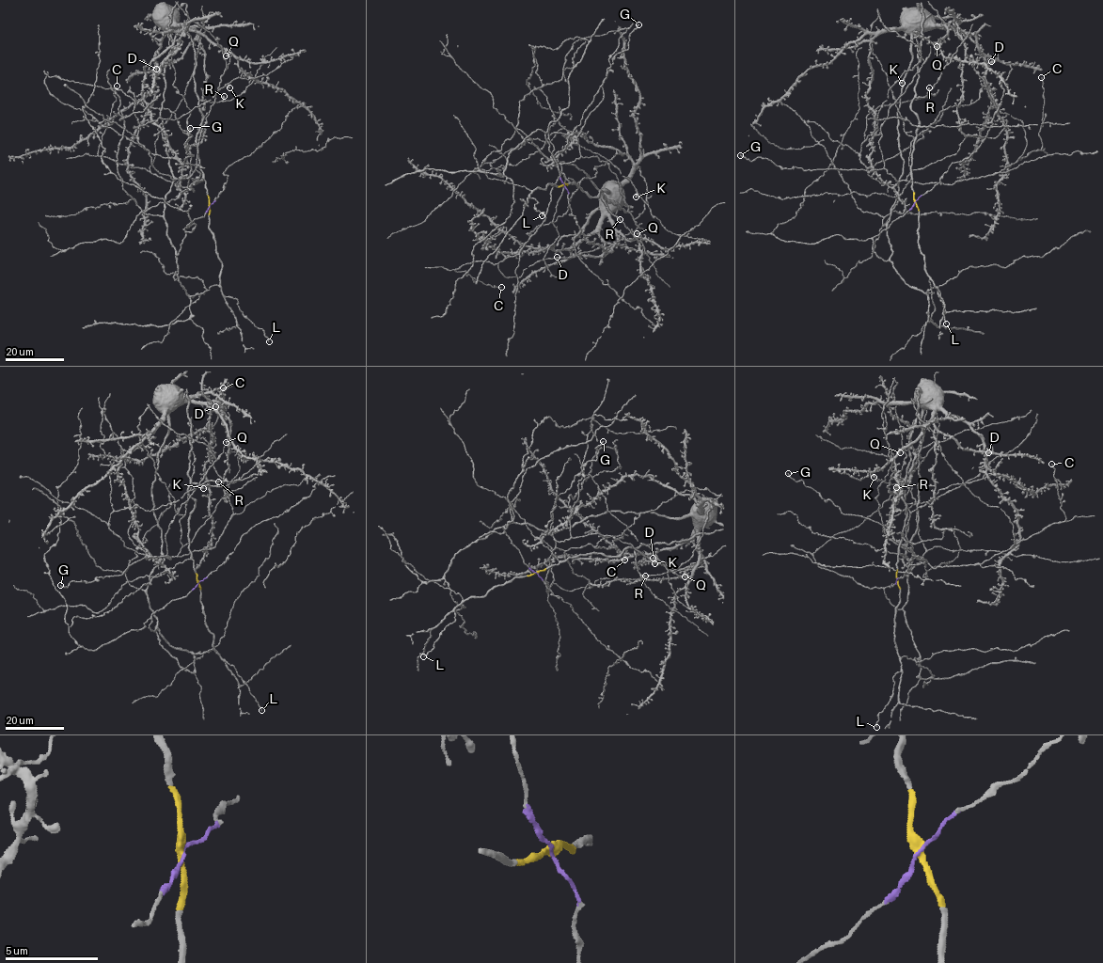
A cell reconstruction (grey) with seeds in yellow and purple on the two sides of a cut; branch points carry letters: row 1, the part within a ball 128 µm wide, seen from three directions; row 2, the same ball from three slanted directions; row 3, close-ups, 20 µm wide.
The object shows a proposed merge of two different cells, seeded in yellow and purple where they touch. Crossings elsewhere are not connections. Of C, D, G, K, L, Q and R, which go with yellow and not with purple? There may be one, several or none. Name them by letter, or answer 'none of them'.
L, R

